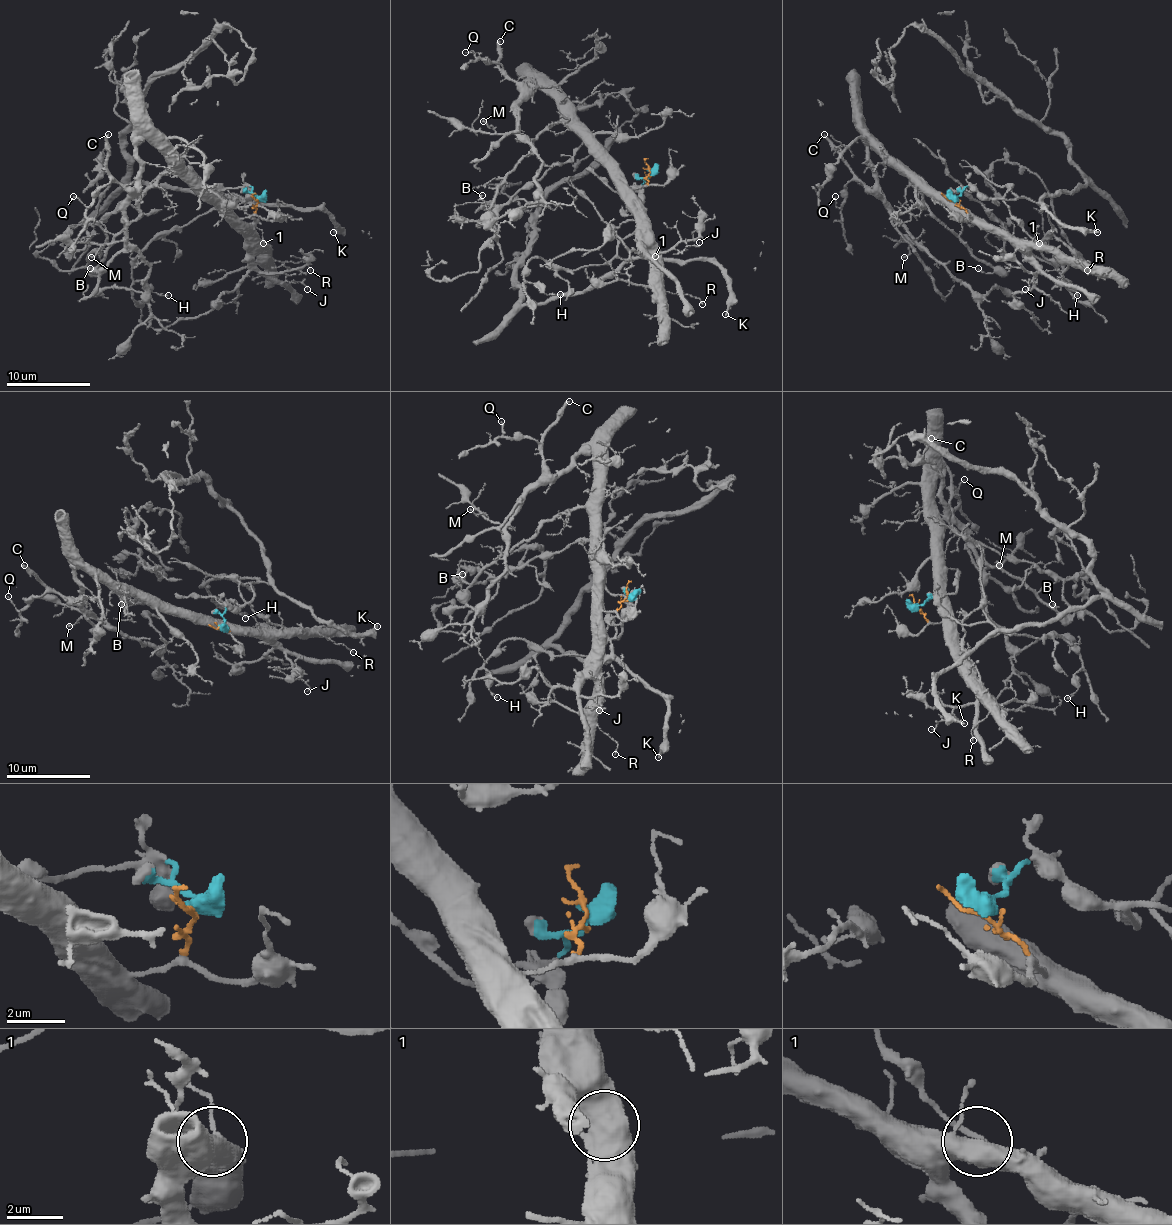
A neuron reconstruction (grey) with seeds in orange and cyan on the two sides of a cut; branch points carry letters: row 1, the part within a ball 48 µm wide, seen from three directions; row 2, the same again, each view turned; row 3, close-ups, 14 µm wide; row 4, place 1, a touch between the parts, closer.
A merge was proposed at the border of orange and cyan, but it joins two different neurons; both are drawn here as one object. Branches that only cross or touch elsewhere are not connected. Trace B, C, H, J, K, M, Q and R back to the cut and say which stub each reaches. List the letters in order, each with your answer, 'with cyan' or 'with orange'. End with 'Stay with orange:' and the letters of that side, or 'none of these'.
B: with orange
C: with orange
H: with cyan
J: with orange
K: with cyan
M: with orange
Q: with orange
R: with orange
Stay with orange: B, C, J, M, Q, R

